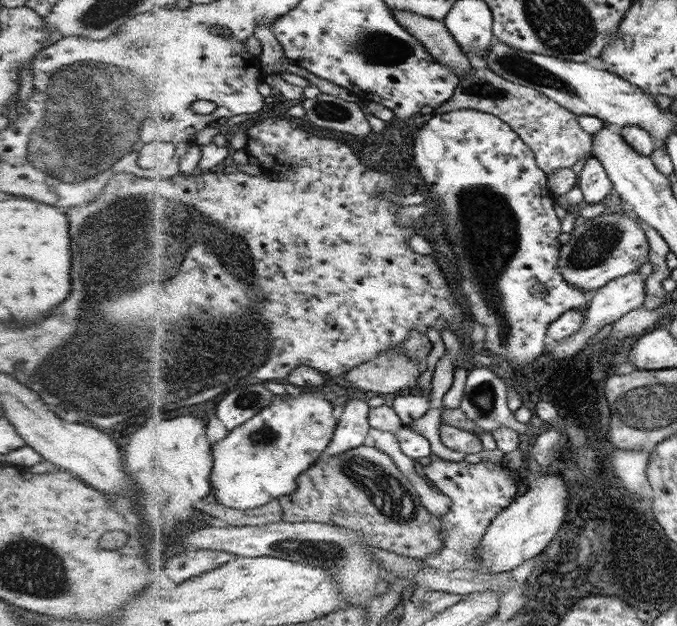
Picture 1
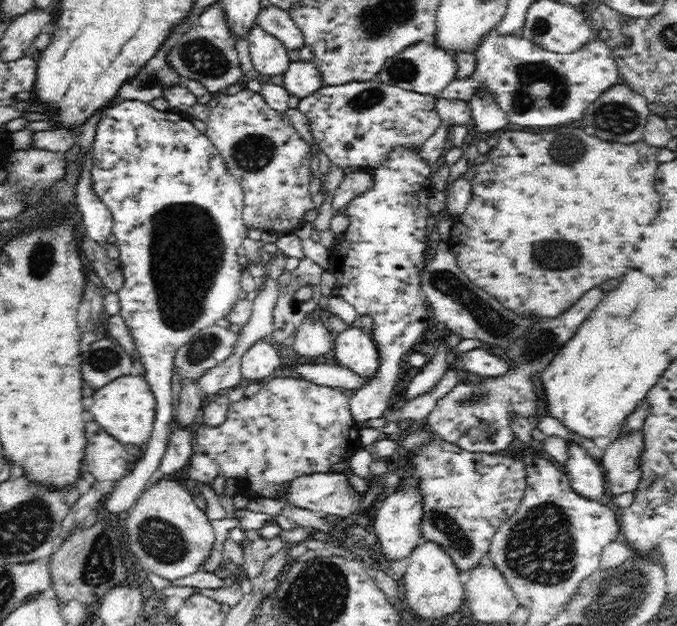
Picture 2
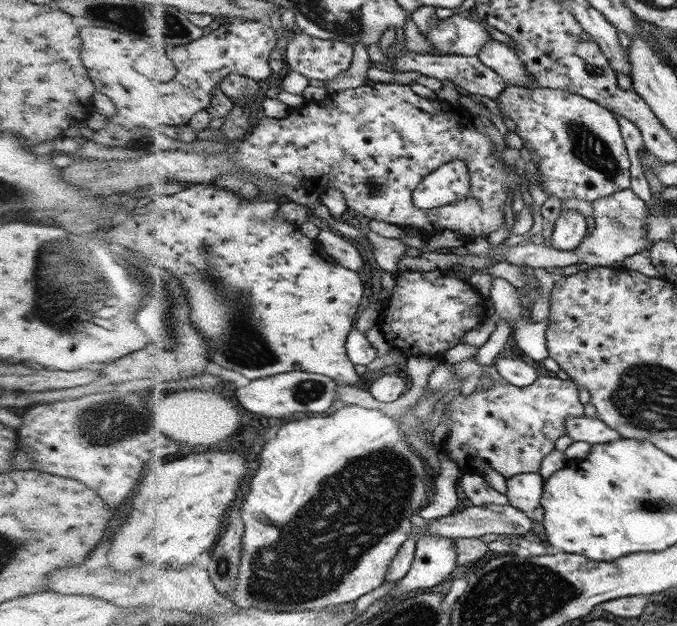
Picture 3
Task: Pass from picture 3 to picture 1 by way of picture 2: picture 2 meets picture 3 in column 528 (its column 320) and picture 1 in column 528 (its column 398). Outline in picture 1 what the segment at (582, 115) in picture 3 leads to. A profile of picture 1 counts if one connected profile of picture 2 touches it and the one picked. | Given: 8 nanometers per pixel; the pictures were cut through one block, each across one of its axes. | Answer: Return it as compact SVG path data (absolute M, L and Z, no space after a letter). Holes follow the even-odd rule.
M472 68L466 76L462 76L455 95L446 104L434 107L433 114L458 109L486 111L503 119L531 147L540 170L548 174L560 169L572 169L580 159L590 160L596 156L593 135L579 125L578 115L574 111L534 88L512 83L488 68Z

